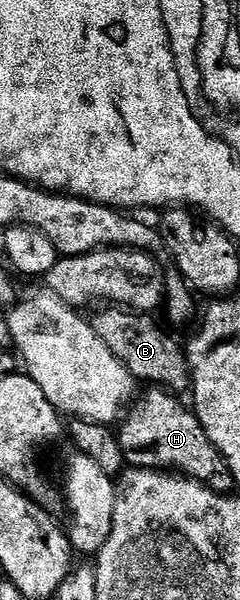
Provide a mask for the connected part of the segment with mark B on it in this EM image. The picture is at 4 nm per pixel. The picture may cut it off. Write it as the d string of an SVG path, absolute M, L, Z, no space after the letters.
M102 308L92 325L96 336L108 344L112 356L128 368L128 372L139 383L149 384L154 388L165 388L171 392L182 392L182 389L191 385L190 361L186 358L183 343L169 338L153 321L149 314L136 314L125 308Z

